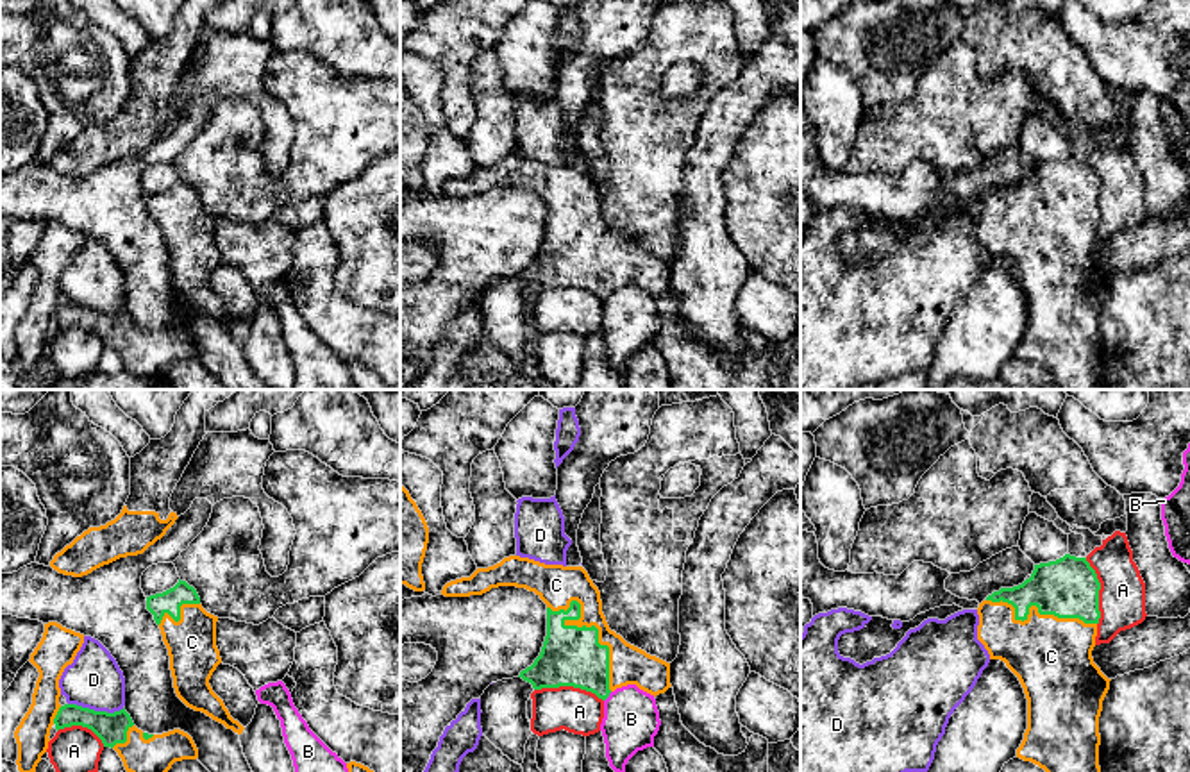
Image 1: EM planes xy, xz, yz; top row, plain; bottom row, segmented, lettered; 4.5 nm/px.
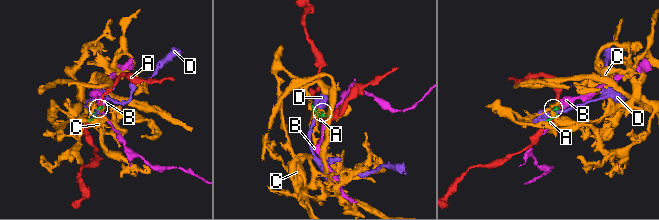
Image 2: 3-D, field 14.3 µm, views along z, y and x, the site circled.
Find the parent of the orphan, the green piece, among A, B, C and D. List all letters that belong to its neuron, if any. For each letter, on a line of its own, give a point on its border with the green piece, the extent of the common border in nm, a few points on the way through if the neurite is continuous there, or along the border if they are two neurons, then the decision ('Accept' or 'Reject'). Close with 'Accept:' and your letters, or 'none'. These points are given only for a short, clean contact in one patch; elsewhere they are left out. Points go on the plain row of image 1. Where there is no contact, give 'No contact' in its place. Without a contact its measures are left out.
A: Touches green at xz (569, 285). Shared border 320 nm. Reject
B: Touches green at xz (608, 295). Shared border 60 nm. Boundary: xz (611, 292), (604, 301). Reject
C: Touches green at xz (583, 226). Shared border 480 nm. Accept
D: Touches green at xy (97, 311). Shared border 260 nm. Reject
Accept: C

